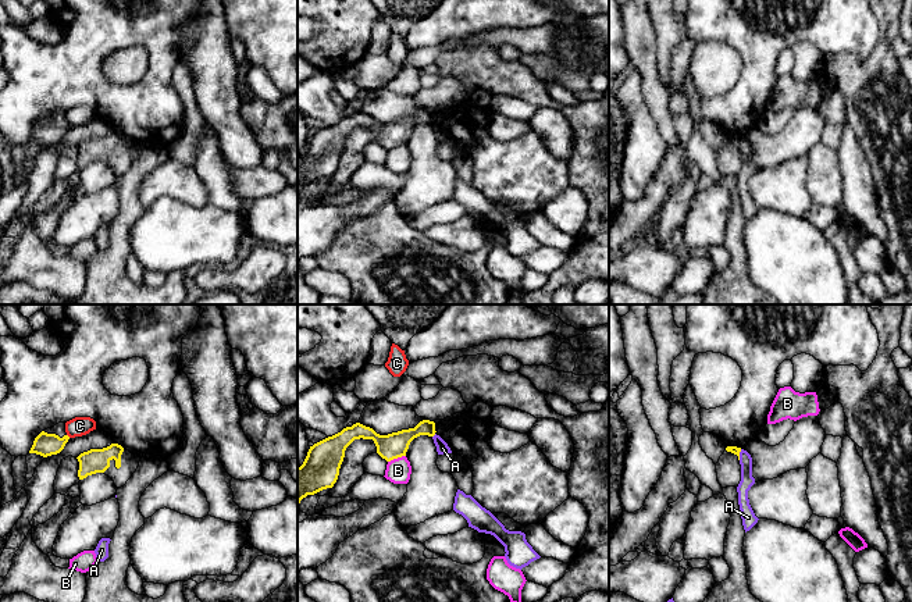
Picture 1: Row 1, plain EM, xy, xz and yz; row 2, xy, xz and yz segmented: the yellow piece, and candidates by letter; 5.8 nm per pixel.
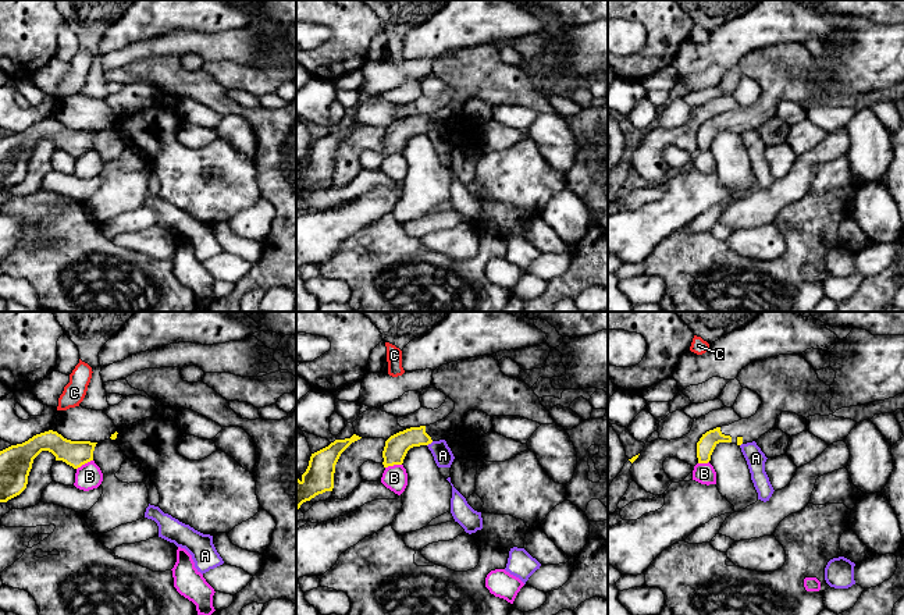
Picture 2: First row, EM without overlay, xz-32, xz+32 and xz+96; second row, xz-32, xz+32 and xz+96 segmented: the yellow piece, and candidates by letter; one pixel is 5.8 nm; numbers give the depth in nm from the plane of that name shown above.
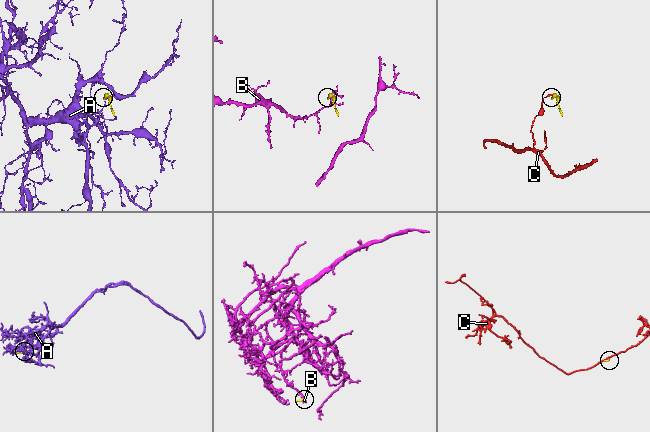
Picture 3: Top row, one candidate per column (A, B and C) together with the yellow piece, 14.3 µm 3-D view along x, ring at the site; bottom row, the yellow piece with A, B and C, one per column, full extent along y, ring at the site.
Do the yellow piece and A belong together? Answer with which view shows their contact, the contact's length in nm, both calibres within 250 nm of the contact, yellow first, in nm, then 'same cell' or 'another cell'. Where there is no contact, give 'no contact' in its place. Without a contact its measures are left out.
contact in yz; length 70 nm; calibres 50 and 80 nm; another cell

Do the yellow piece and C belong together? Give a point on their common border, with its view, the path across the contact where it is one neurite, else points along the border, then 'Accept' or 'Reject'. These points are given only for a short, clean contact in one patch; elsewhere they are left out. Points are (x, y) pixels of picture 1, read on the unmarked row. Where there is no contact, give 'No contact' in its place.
No contact. Reject

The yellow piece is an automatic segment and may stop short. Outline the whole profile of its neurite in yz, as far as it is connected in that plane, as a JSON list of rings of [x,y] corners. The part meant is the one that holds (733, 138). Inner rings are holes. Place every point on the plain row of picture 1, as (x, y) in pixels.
[[[727,135],[716,152],[717,170],[722,177],[738,175],[741,170],[740,140],[741,136]]]

